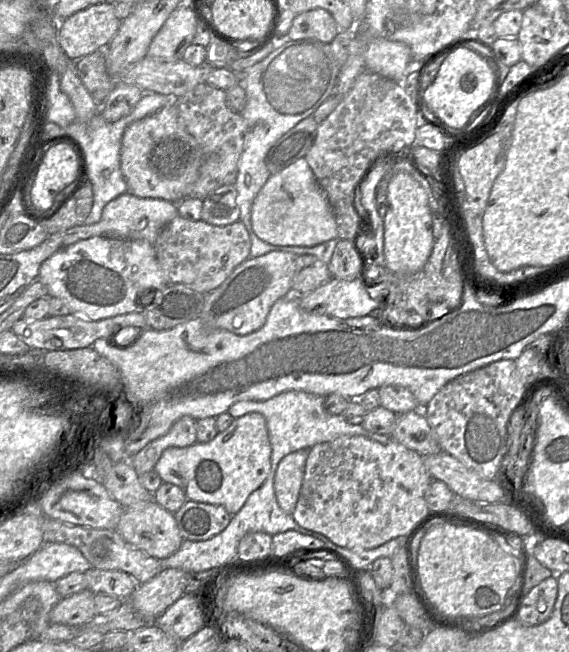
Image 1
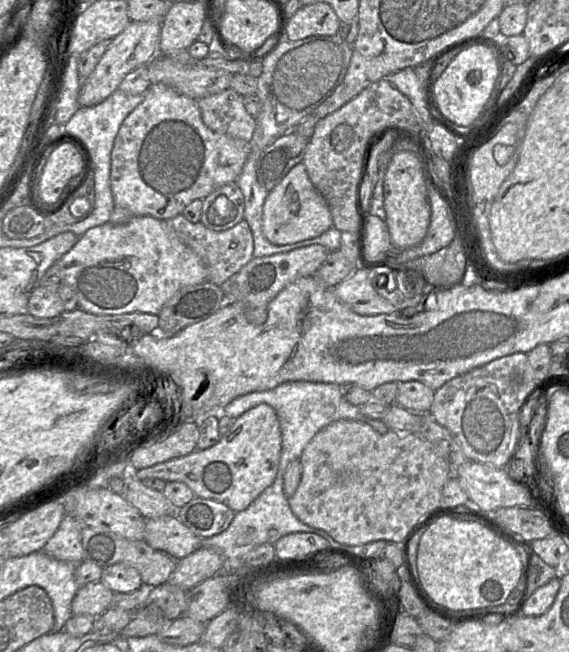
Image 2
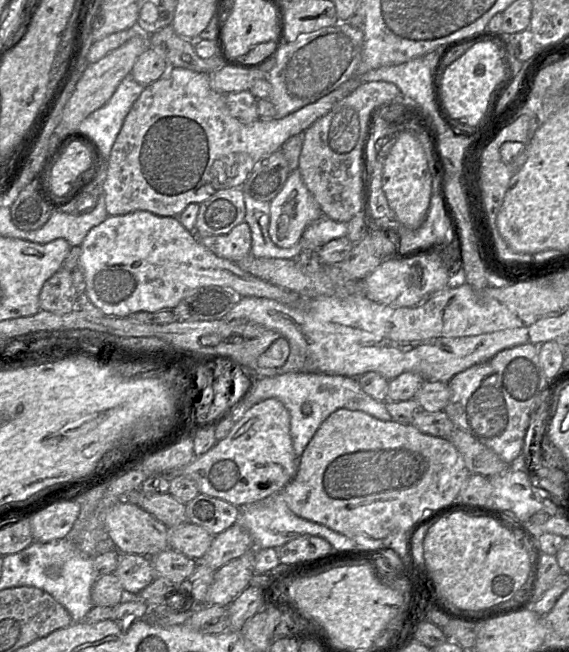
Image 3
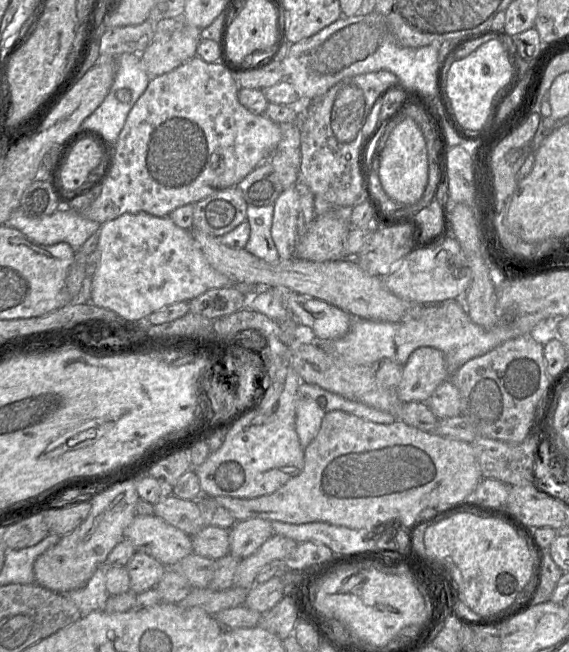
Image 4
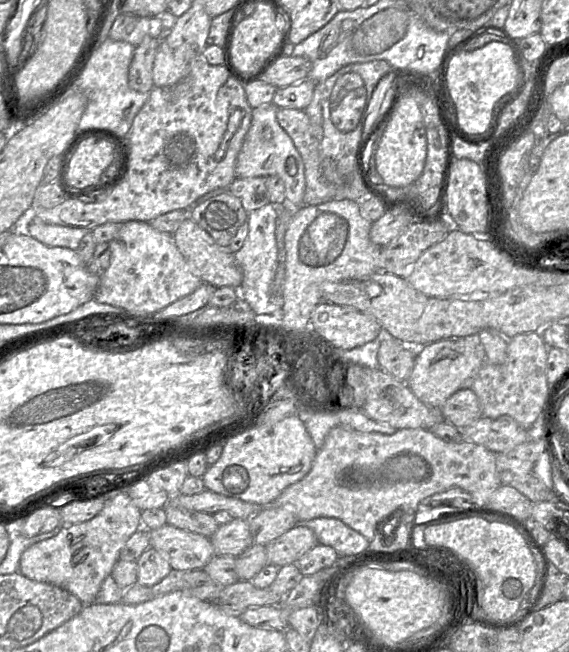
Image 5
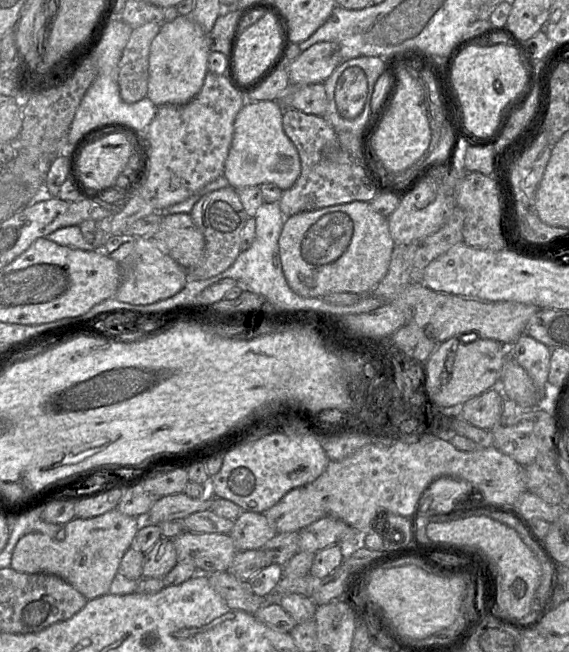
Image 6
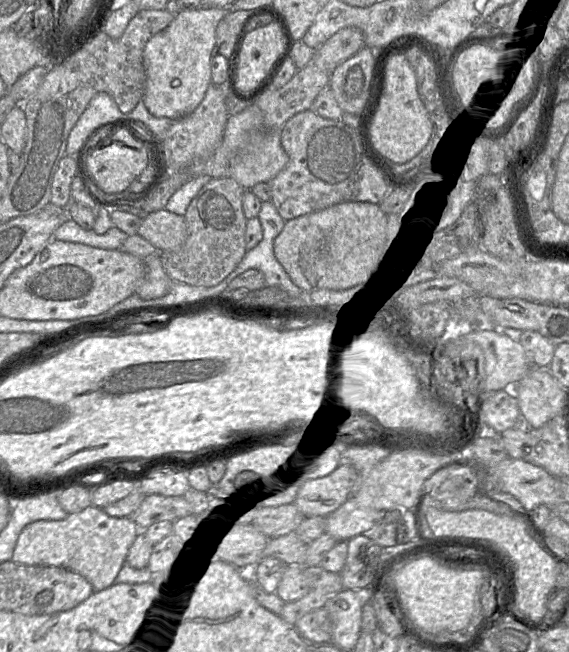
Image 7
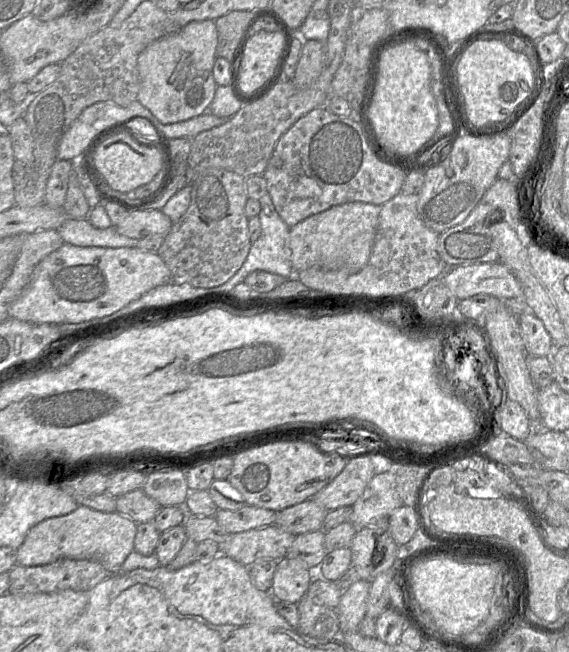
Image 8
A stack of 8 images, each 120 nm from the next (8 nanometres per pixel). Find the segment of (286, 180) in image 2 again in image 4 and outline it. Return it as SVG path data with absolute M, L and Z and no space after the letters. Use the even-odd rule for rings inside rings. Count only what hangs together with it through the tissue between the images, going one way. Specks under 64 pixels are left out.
M295 186L282 191L274 202L271 235L280 260L294 257L298 242L299 195Z

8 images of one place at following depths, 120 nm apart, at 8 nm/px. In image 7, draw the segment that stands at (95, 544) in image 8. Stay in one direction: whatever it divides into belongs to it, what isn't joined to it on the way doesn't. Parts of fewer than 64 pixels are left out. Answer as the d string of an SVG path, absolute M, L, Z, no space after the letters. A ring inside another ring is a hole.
M91 505L63 520L38 520L28 524L18 537L12 561L69 569L83 576L94 592L99 592L114 584L140 531L132 518L111 517Z

